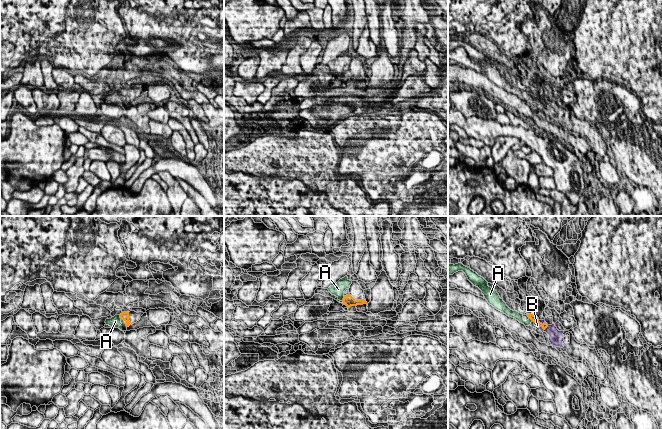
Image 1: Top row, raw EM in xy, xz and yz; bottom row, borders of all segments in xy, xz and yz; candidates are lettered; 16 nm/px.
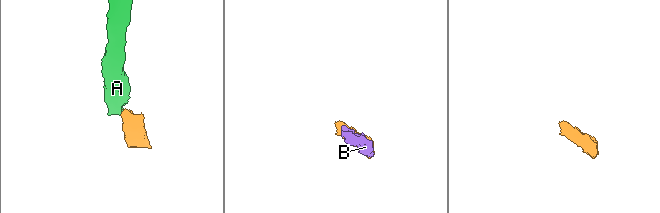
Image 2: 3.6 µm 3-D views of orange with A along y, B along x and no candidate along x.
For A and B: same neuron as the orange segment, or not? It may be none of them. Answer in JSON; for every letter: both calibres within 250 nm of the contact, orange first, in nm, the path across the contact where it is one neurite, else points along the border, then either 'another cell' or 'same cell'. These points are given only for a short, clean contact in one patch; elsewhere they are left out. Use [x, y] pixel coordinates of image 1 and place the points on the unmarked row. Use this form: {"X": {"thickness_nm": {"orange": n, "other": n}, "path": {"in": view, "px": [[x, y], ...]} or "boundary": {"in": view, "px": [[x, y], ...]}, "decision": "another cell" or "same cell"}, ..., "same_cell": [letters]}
{"A": {"thickness_nm": {"orange": 180, "other": 200}, "boundary": {"in": "xz", "px": [[344, 72], [341, 76]]}, "decision": "another cell"}, "B": {"thickness_nm": {"orange": 120, "other": 240}, "decision": "another cell"}, "same_cell": []}

